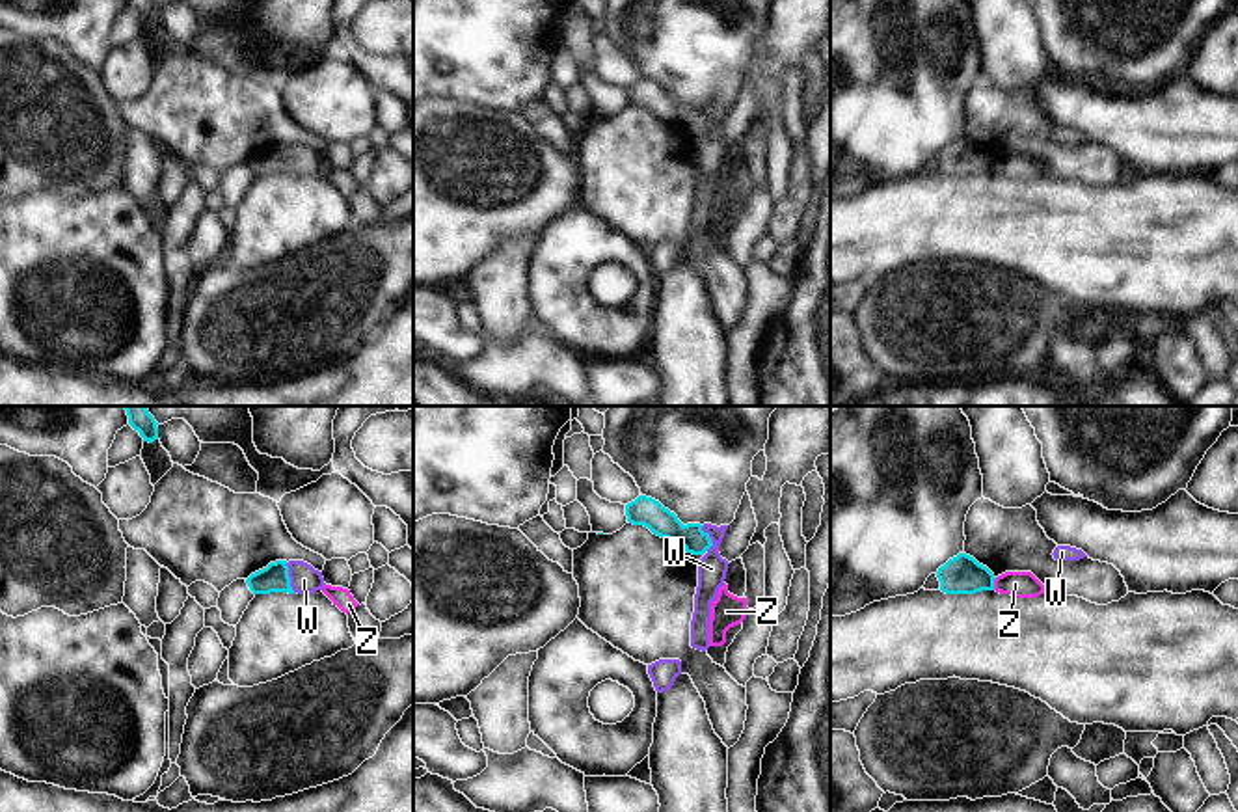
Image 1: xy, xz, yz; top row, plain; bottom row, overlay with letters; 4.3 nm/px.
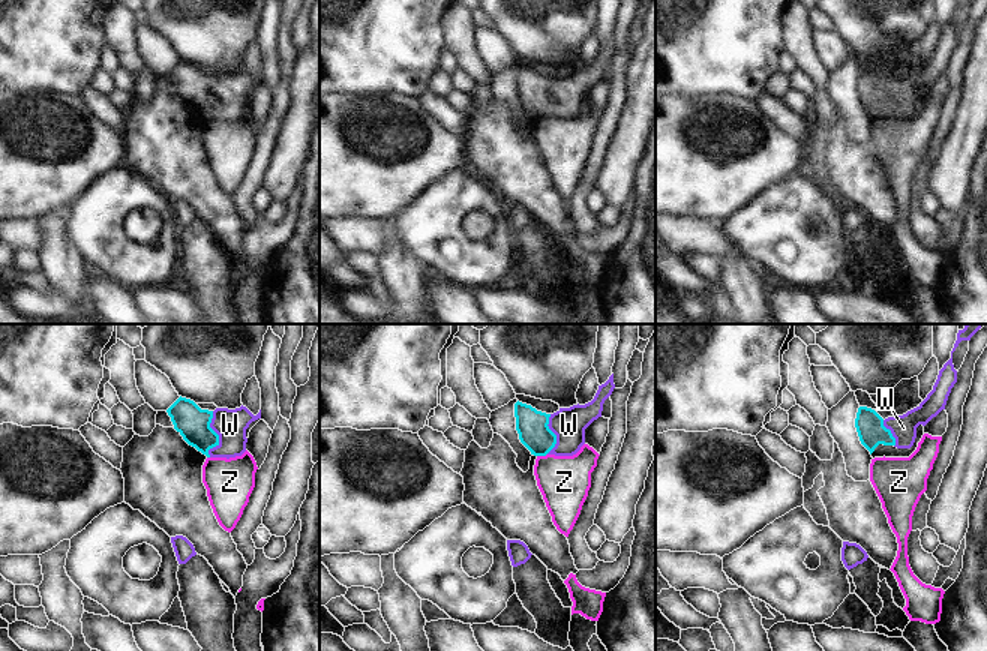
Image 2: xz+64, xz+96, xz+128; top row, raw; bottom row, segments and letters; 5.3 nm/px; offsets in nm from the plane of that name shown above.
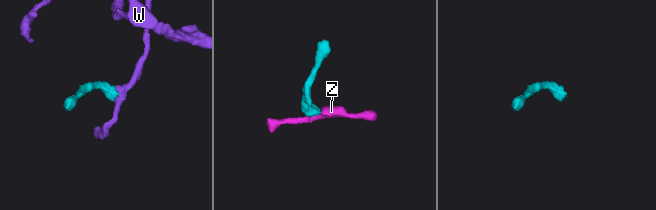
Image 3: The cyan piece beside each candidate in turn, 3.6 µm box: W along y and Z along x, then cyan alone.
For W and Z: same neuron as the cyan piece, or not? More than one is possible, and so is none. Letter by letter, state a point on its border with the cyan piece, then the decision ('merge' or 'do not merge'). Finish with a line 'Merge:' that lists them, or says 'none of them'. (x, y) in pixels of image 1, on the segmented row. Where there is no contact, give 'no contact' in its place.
W: xy (289, 578) | merge
Z: yz (993, 583) | do not merge
Merge: W

